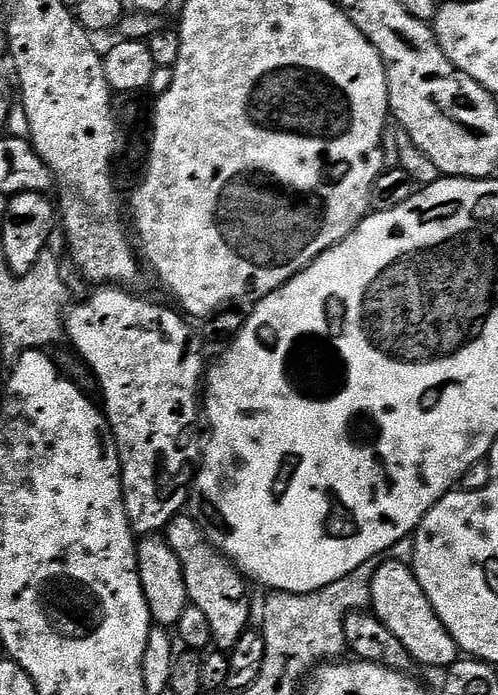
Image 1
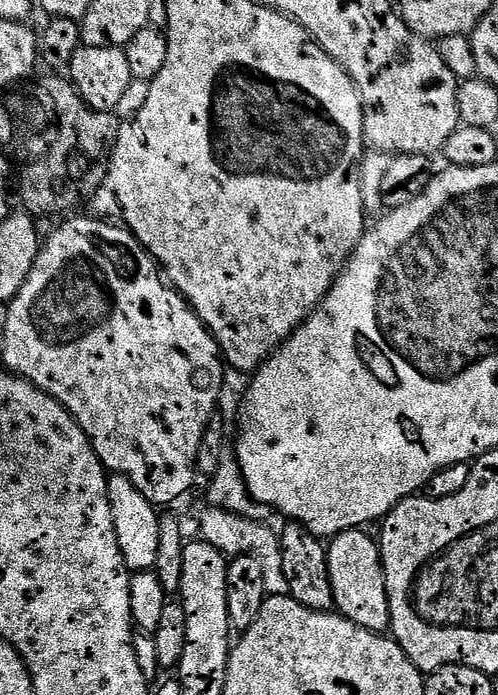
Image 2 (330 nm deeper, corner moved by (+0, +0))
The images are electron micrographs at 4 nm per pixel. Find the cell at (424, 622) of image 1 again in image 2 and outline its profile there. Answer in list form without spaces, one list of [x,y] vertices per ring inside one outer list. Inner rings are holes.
[[[353,530],[351,532],[339,532],[331,537],[328,549],[328,573],[330,574],[330,586],[334,590],[334,608],[339,615],[345,616],[350,622],[362,626],[371,632],[381,634],[389,631],[392,619],[390,618],[390,602],[388,591],[384,581],[384,567],[380,561],[380,546],[375,539],[367,536],[367,531]]]

